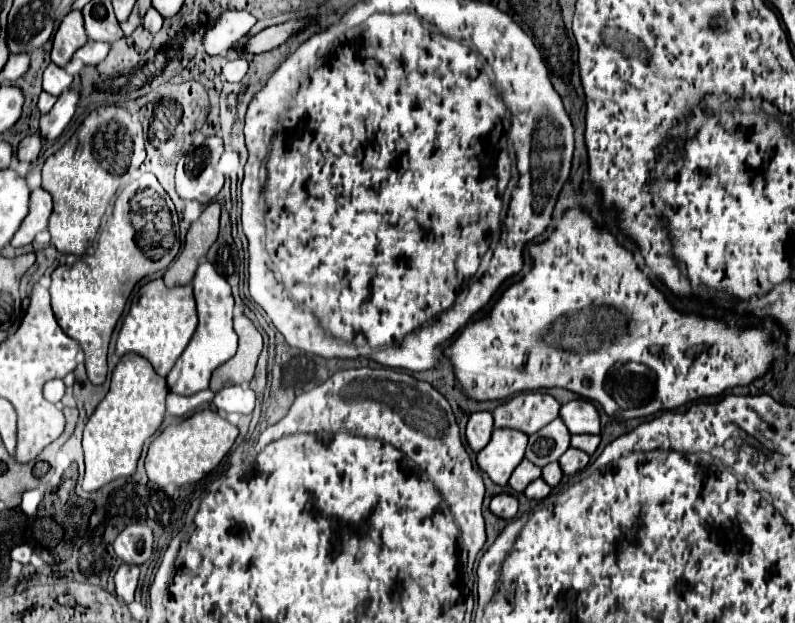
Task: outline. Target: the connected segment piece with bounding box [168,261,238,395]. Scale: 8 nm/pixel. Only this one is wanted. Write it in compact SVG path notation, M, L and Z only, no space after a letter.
M202 261L198 265L196 277L192 281L194 287L194 297L196 297L196 307L198 307L198 329L192 335L188 347L168 373L168 389L178 395L194 395L202 389L208 389L210 375L216 367L232 359L236 353L236 333L232 329L232 307L234 307L234 297L230 291L230 285L224 277L216 273L216 269L208 263Z

